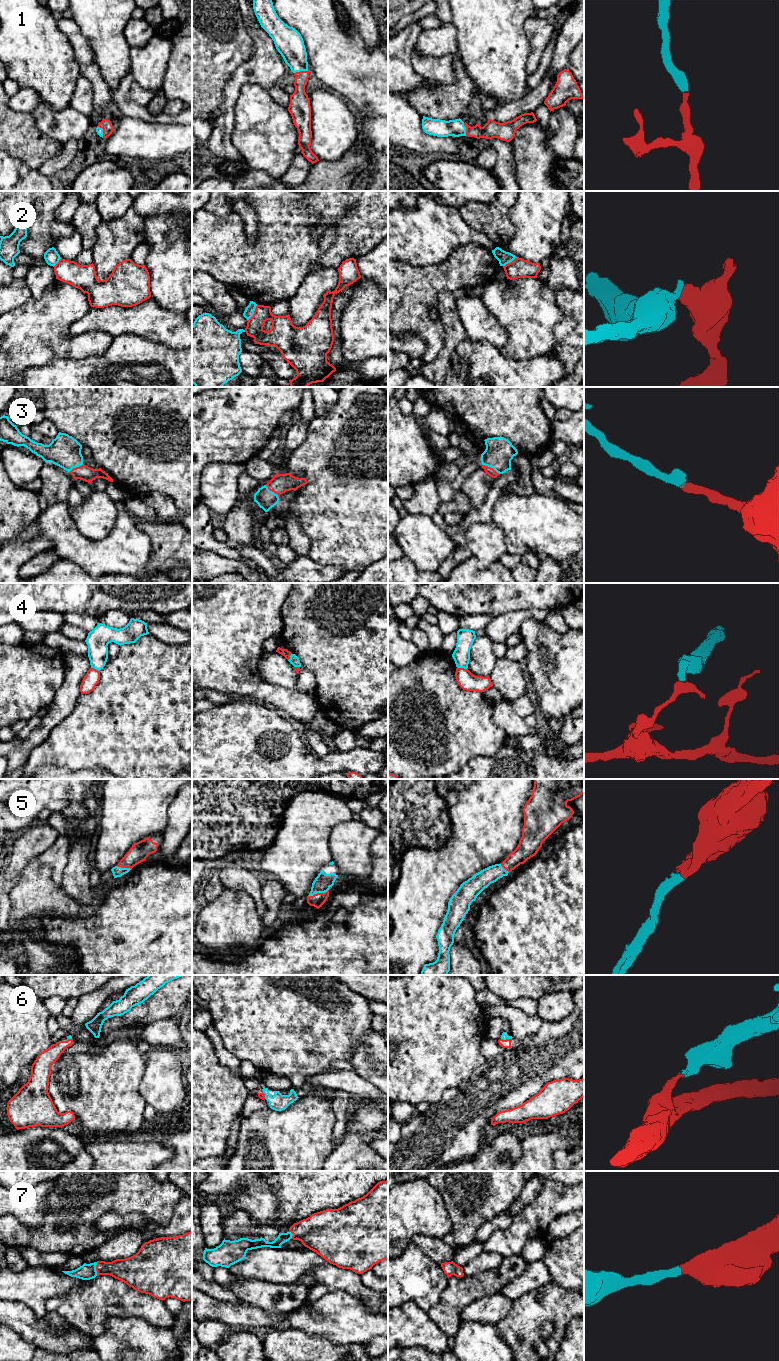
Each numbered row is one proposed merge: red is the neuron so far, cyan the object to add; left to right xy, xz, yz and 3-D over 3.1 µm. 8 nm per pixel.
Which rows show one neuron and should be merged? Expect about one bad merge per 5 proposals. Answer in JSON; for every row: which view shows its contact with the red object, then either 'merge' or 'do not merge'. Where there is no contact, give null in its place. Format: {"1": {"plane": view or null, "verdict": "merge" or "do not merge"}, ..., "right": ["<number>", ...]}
{"1": {"plane": "xz", "verdict": "merge"}, "2": {"plane": "xz", "verdict": "do not merge"}, "3": {"plane": "yz", "verdict": "merge"}, "4": {"plane": "yz", "verdict": "do not merge"}, "5": {"plane": "xz", "verdict": "merge"}, "6": {"plane": "yz", "verdict": "merge"}, "7": {"plane": "xy", "verdict": "merge"}, "right": ["1", "3", "5", "6", "7"]}

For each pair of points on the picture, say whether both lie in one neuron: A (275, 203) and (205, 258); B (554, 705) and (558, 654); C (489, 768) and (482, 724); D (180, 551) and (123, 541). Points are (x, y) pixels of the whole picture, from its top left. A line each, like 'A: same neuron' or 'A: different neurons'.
A: same neuron
B: same neuron
C: different neurons
D: different neurons

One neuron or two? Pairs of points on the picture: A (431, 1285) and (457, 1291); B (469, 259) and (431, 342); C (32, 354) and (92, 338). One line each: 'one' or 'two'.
A: two
B: one
C: one

